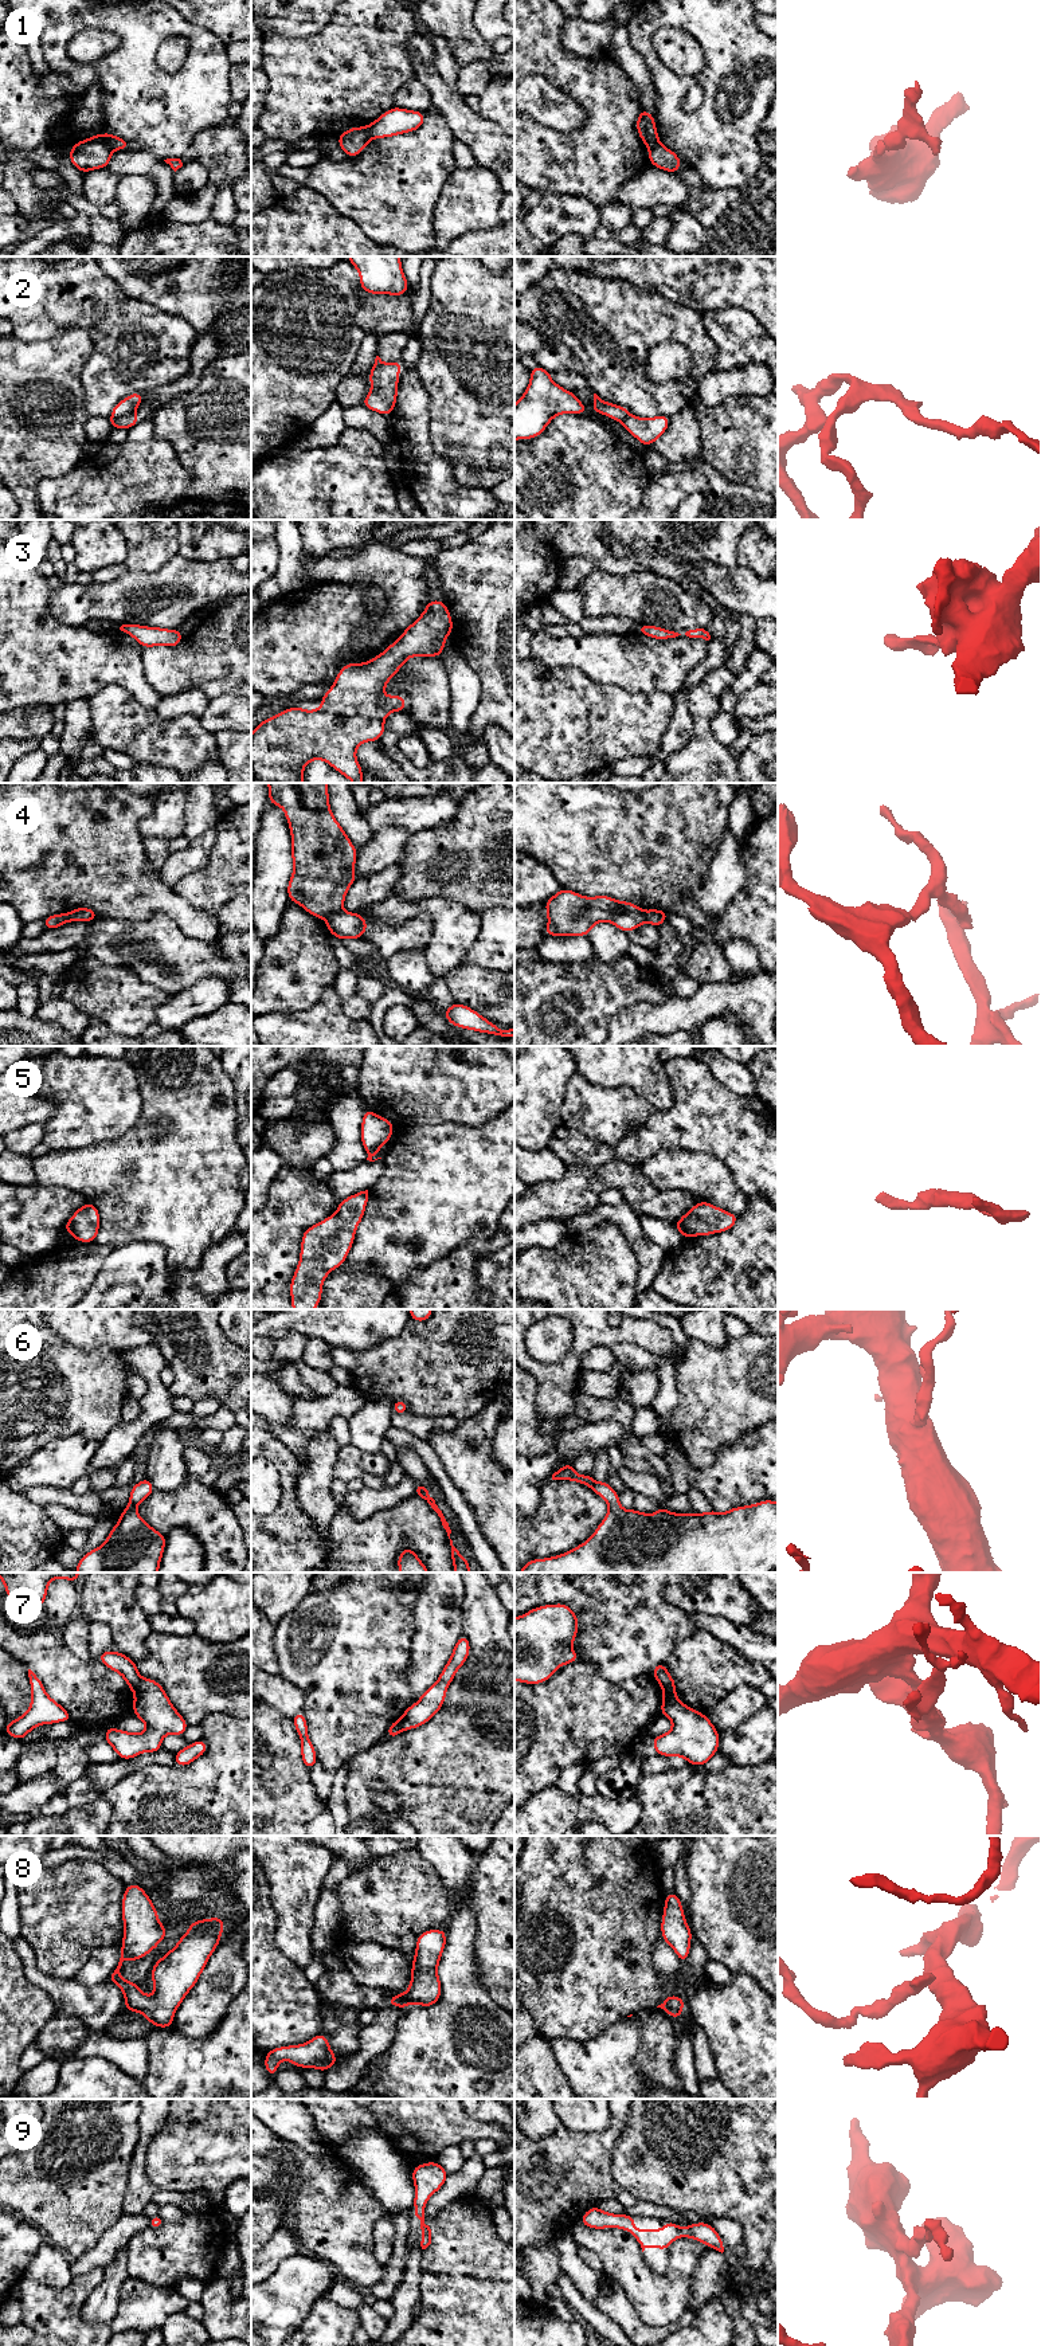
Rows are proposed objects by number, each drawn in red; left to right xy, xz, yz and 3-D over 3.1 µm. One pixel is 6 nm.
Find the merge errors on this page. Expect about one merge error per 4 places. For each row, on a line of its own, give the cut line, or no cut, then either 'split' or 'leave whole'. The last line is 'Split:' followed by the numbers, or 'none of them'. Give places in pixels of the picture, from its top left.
1: cut in xy along (98, 136), (112, 151); split
2: cut in xy along (133, 410), (110, 418); split
3: no cut; leave whole
4: cut in xz along (341, 909), (325, 919); split
5: no cut; leave whole
6: no cut; leave whole
7: cut in xy along (141, 1677), (133, 1691); split
8: no cut; leave whole
9: no cut; leave whole
Split: 1, 2, 4, 7

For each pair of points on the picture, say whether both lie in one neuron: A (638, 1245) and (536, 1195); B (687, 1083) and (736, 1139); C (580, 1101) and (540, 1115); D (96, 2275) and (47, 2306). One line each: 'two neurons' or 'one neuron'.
A: two neurons
B: one neuron
C: two neurons
D: one neuron

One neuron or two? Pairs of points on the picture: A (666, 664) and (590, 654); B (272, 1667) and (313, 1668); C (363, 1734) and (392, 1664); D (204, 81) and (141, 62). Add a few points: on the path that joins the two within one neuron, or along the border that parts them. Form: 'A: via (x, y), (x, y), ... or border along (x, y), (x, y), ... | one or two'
A: via (648, 662), (609, 660) | one
B: border along (273, 1636), (274, 1657), (280, 1673) | two
C: via (366, 1716), (366, 1696), (380, 1681) | one
D: via (188, 81), (161, 81), (157, 77) | one

